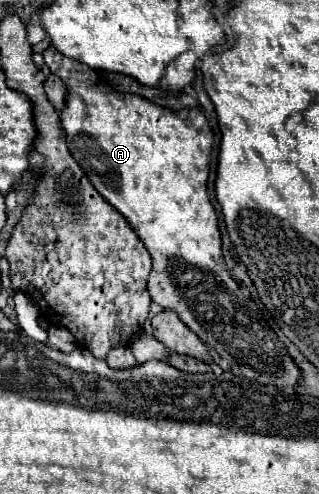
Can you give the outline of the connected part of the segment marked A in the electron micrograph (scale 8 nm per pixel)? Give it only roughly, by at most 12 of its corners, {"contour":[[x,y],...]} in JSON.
{"contour":[[69,86],[71,156],[153,258],[149,294],[225,372],[295,388],[301,370],[223,260],[207,194],[213,132]]}

